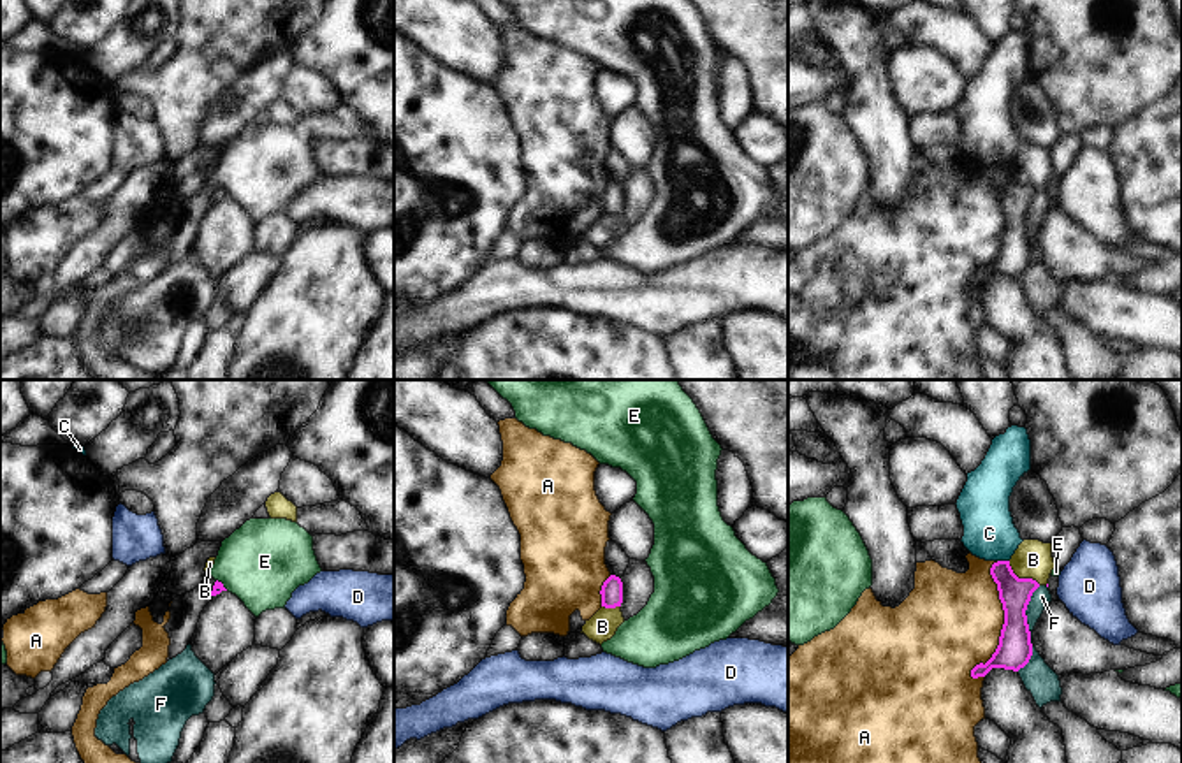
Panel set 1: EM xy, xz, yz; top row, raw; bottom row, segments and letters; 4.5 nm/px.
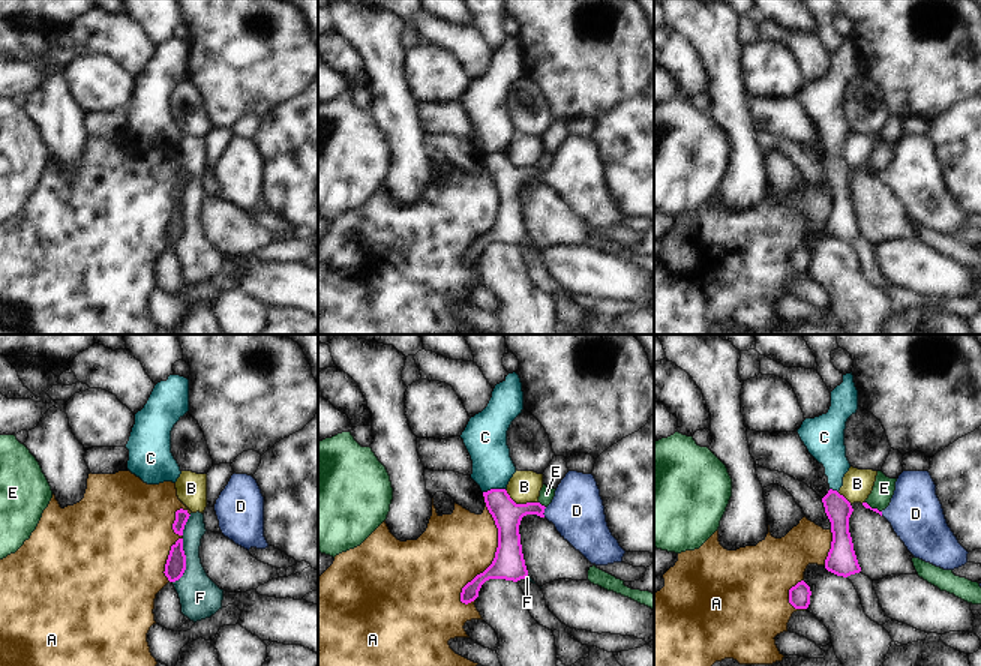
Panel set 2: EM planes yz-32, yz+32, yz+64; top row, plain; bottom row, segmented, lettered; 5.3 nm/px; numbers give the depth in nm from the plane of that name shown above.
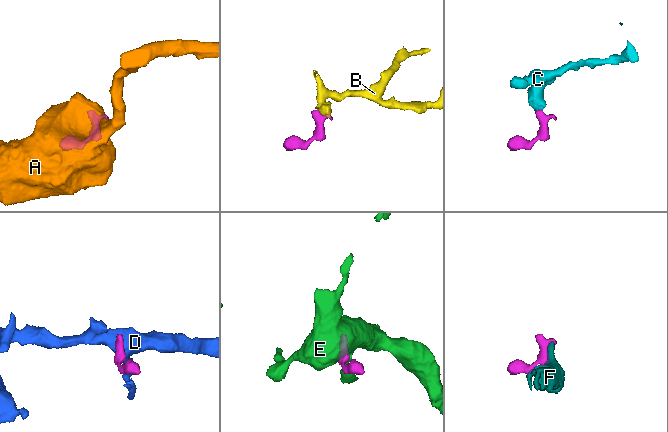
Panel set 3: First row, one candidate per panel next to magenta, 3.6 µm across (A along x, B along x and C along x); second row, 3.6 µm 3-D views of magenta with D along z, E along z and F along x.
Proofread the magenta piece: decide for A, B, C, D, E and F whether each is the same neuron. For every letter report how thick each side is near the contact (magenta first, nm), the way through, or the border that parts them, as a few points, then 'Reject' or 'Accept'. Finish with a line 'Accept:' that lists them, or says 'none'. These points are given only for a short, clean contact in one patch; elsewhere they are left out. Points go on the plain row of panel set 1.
A: Thickness 160 nm (magenta) against 460 nm. Reject
B: Thickness 150 nm (magenta) against 180 nm. Boundary: yz (1008, 167), (1019, 183), (1031, 183), (1040, 190). Reject
C: Thickness 150 nm (magenta) against 240 nm. Reject
D: Thickness 30 nm (magenta) against 20 nm. Path across: xy (217, 190), (218, 194), (217, 196). Accept
E: Thickness 30 nm (magenta) against 380 nm. Boundary: xy (217, 185), (227, 196). Reject
F: Thickness 160 nm (magenta) against 90 nm. Boundary: yz (1040, 192), (1026, 217), (1031, 264), (1017, 276). Reject
Accept: D

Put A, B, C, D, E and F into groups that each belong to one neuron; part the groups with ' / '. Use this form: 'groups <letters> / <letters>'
groups A / B F / C / D / E

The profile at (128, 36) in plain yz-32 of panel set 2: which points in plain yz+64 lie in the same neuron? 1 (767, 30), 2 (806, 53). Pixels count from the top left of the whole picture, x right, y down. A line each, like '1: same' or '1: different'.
1: same
2: same

